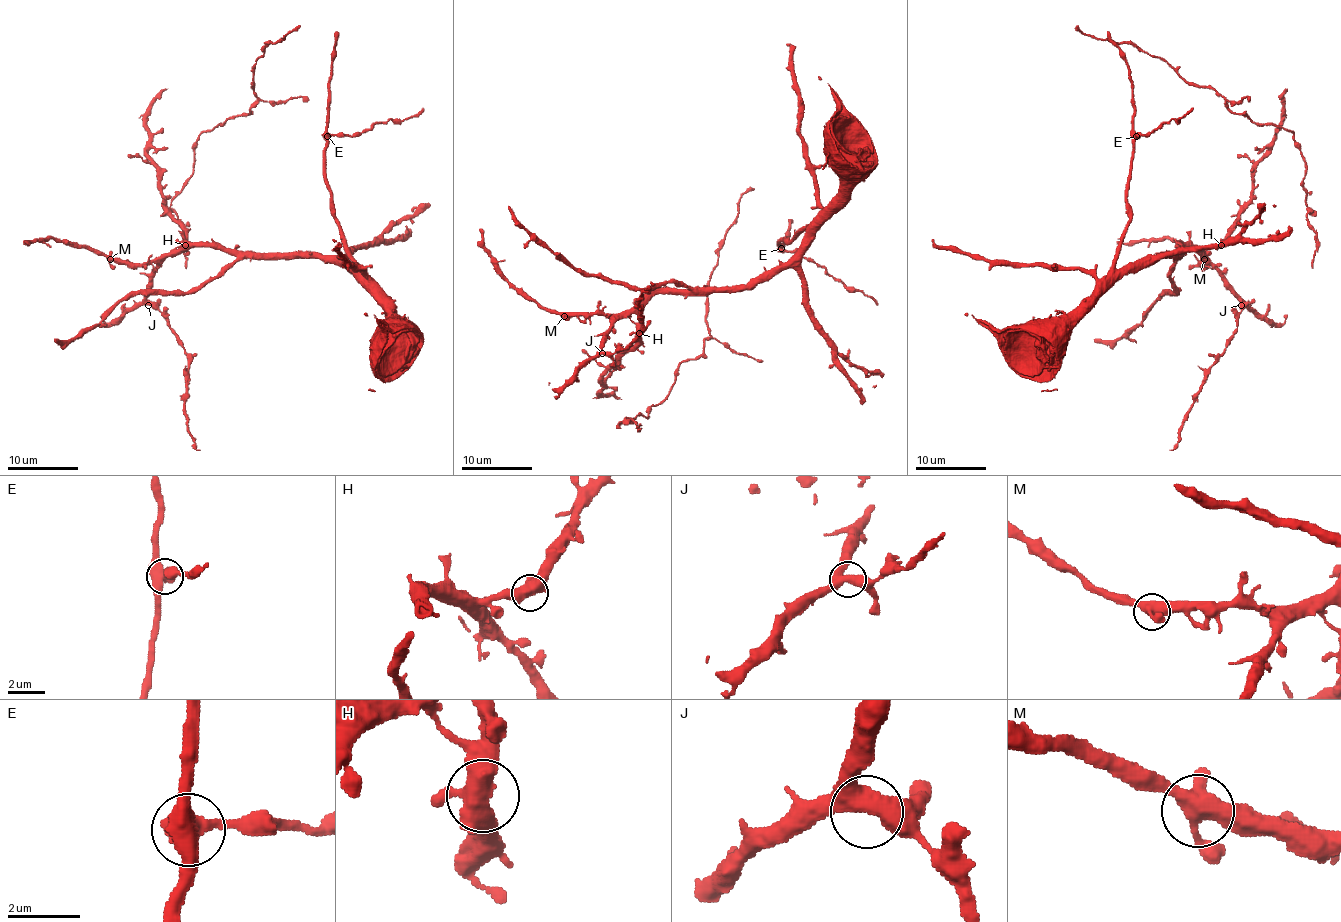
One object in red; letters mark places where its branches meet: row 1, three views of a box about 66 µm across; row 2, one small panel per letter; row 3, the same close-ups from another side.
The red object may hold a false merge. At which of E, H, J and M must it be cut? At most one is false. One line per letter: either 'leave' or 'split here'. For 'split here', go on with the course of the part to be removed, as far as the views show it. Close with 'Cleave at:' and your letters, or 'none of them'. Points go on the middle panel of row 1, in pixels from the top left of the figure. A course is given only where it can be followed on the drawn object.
E: split here | (781, 248), (813, 260), (829, 274), (878, 304)
H: leave
J: leave
M: leave
Cleave at: E

